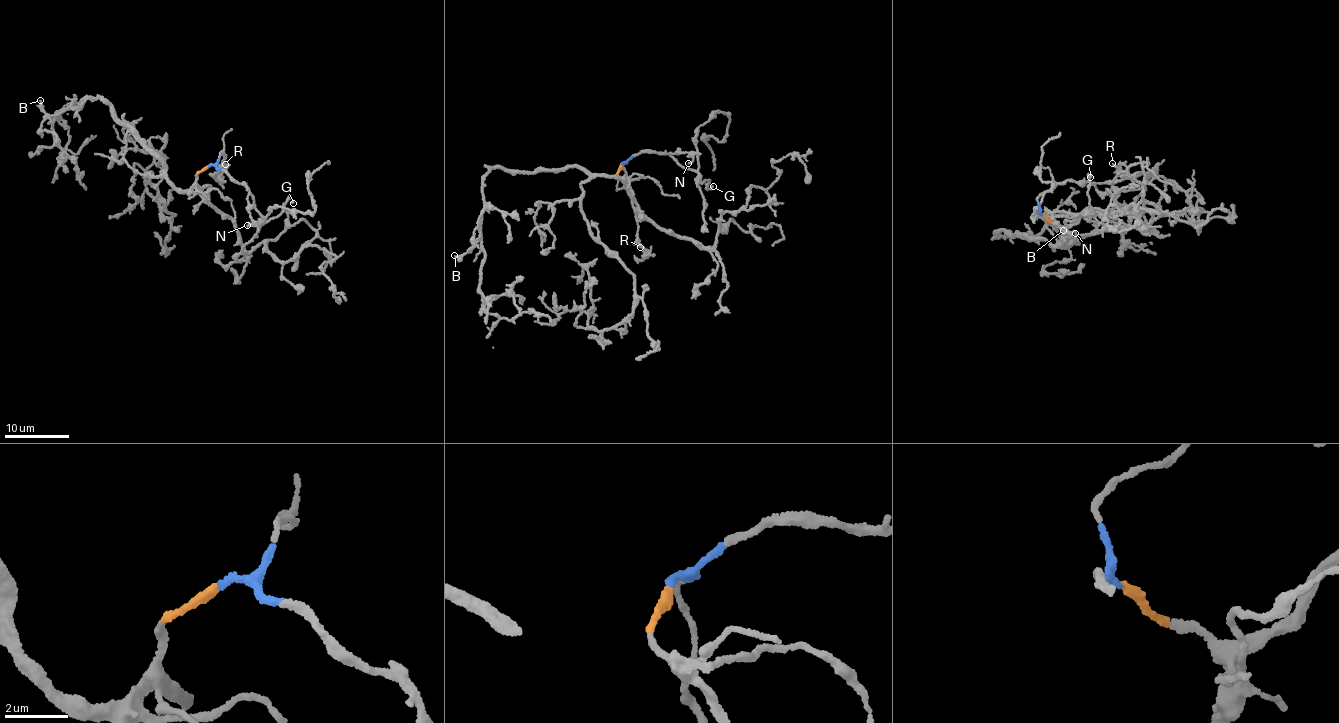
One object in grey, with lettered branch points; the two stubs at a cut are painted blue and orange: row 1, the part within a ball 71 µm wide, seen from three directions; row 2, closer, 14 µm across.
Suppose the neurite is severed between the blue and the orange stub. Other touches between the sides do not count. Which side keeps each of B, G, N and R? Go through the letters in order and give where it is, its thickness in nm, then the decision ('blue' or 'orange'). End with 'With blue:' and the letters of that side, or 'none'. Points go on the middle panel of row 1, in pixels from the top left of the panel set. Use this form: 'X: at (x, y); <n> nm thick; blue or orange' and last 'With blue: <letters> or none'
B: at (454, 255); 200 nm thick; orange
G: at (713, 186); 150 nm thick; blue
N: at (688, 163); 110 nm thick; blue
R: at (640, 247); 200 nm thick; blue
With blue: G, N, R

